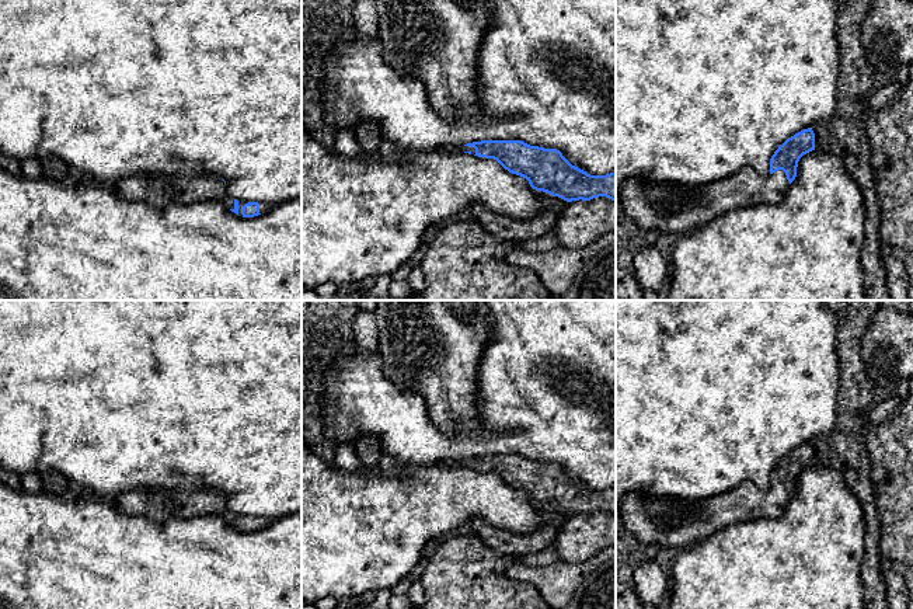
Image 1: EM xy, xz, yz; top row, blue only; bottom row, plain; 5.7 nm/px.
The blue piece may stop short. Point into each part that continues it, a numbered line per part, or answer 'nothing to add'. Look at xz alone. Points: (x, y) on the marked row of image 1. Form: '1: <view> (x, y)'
1: xz (453, 149)

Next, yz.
1: yz (669, 208)

